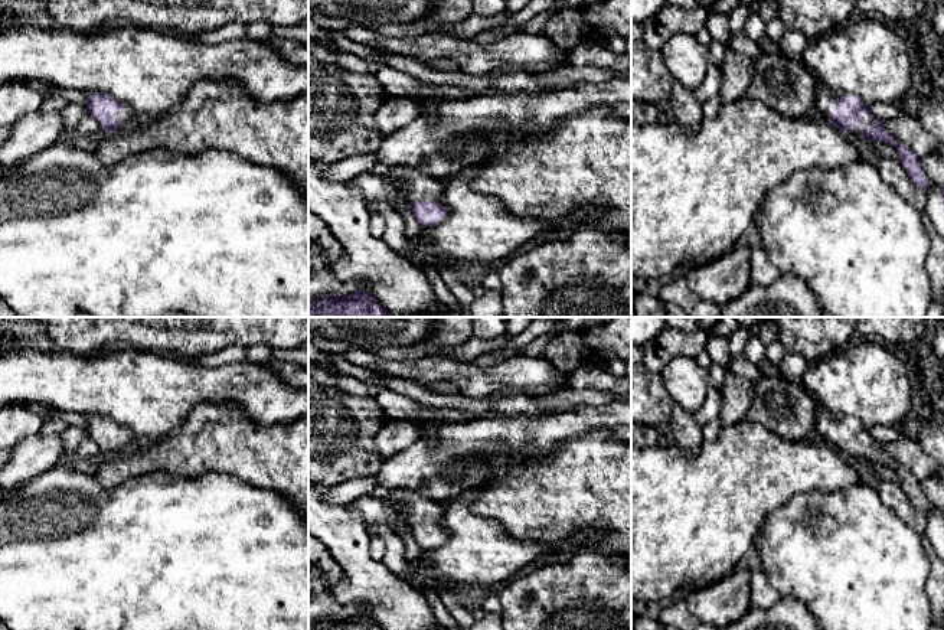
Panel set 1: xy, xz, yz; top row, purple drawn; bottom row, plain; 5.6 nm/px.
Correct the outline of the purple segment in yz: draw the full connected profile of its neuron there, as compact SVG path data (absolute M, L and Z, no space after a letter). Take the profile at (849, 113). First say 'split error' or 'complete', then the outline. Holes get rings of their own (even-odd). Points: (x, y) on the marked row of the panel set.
split error; M814 79L816 97L814 107L830 124L837 127L842 133L858 134L868 141L881 141L892 144L898 154L899 161L911 180L930 189L925 173L921 169L921 160L904 144L896 144L888 131L883 128L882 121L875 118L870 110L855 94L842 97L833 95L819 79Z

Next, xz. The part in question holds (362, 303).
complete; M360 290L317 297L308 306L308 317L389 317L389 313L369 291Z

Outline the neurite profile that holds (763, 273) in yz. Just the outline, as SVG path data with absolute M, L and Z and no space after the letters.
M762 245L752 247L749 251L751 284L768 287L780 277L780 271L768 259Z

